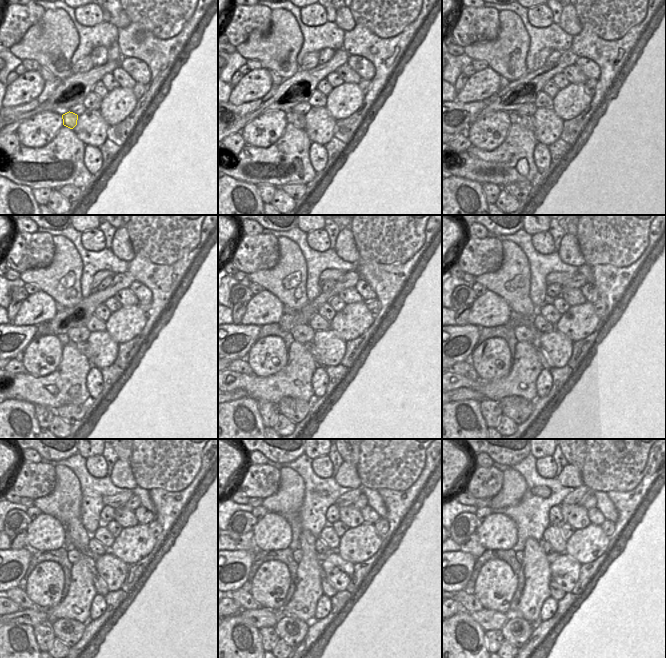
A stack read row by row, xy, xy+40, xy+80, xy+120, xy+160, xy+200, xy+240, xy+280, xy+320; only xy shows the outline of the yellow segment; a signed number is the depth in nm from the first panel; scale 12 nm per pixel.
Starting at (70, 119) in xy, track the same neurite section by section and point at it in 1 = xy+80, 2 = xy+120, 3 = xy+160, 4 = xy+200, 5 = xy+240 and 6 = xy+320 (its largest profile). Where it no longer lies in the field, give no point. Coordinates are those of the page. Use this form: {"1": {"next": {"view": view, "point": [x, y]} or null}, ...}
{"1": {"next": {"view": "xy+80", "point": [525, 121]}}, "2": {"next": {"view": "xy+120", "point": [83, 347]}}, "3": {"next": {"view": "xy+160", "point": [309, 346]}}, "4": {"next": {"view": "xy+200", "point": [543, 358]}}, "5": {"next": {"view": "xy+240", "point": [100, 586]}}, "6": {"next": {"view": "xy+320", "point": [556, 592]}}}

